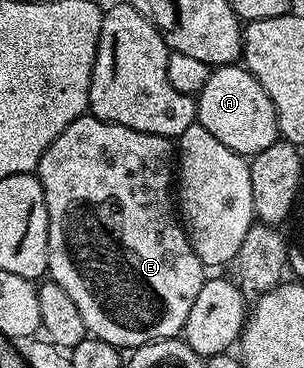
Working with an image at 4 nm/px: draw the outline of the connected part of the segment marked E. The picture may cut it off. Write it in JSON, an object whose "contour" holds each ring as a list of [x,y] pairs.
{"contour":[[[92,113],[79,116],[55,141],[50,145],[37,166],[36,176],[41,180],[41,188],[47,201],[47,217],[49,218],[49,270],[48,278],[52,282],[63,285],[64,291],[75,301],[79,313],[83,317],[86,332],[99,341],[107,341],[118,349],[132,349],[141,347],[151,341],[160,339],[176,339],[184,332],[187,313],[191,313],[191,305],[195,305],[195,297],[199,297],[199,289],[207,278],[206,268],[201,266],[199,257],[189,244],[189,237],[185,228],[179,222],[178,212],[175,210],[175,147],[164,135],[143,133],[135,129],[127,129],[127,125],[108,123],[96,119]]]}

